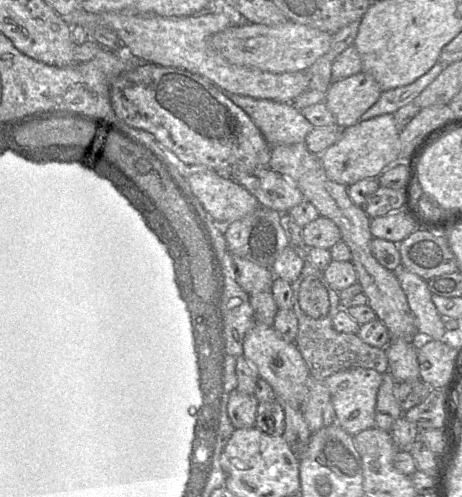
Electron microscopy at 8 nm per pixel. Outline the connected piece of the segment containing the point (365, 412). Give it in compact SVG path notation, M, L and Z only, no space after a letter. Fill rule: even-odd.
M350 368L336 372L323 380L334 409L335 423L350 435L375 426L375 405L383 375L373 369Z

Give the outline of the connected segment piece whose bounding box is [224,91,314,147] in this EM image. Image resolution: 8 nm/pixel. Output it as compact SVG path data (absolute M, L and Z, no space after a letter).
M225 91L224 94L249 116L271 147L302 144L307 134L314 129L290 103L256 99Z

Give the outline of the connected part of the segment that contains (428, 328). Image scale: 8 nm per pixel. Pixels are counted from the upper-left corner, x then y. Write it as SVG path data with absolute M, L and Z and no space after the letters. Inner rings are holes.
M402 265L394 272L406 295L408 306L415 317L417 331L429 335L434 340L442 340L445 333L442 316L431 300L432 293L426 280L410 272Z

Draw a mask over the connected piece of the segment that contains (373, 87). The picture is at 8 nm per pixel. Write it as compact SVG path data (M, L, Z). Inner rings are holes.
M361 71L344 79L333 81L324 103L336 119L339 129L357 122L380 97L382 90L369 74Z

